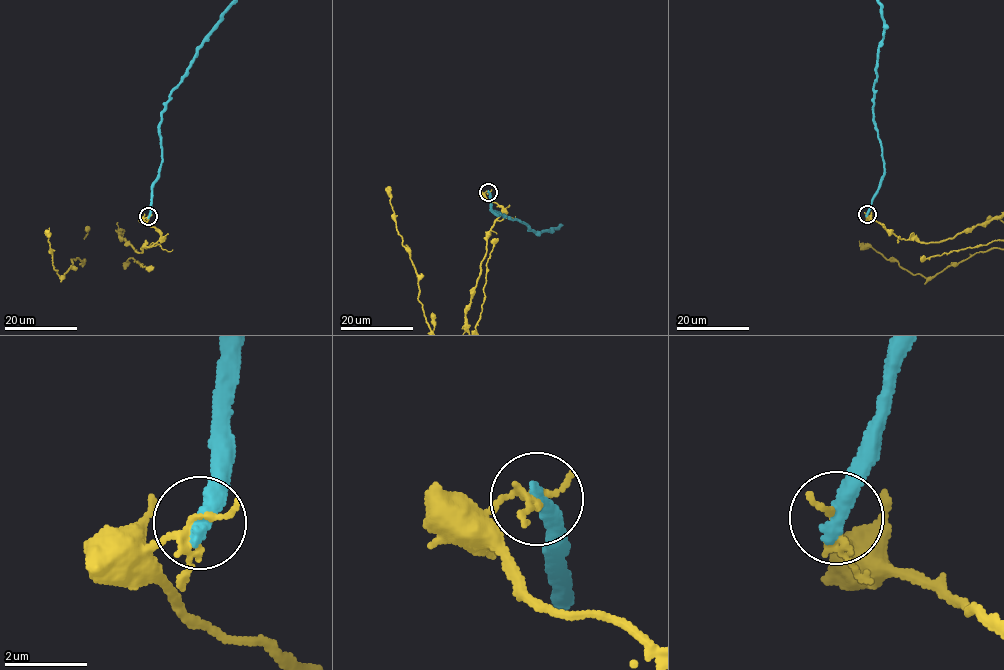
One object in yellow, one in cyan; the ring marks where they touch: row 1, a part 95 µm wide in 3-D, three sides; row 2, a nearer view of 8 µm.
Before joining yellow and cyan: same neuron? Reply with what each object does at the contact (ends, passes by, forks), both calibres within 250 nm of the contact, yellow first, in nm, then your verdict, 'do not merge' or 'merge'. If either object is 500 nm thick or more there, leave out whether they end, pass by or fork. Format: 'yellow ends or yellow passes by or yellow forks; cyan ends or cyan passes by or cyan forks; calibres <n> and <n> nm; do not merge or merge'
yellow passes by; cyan ends; calibres 110 and 460 nm; do not merge

